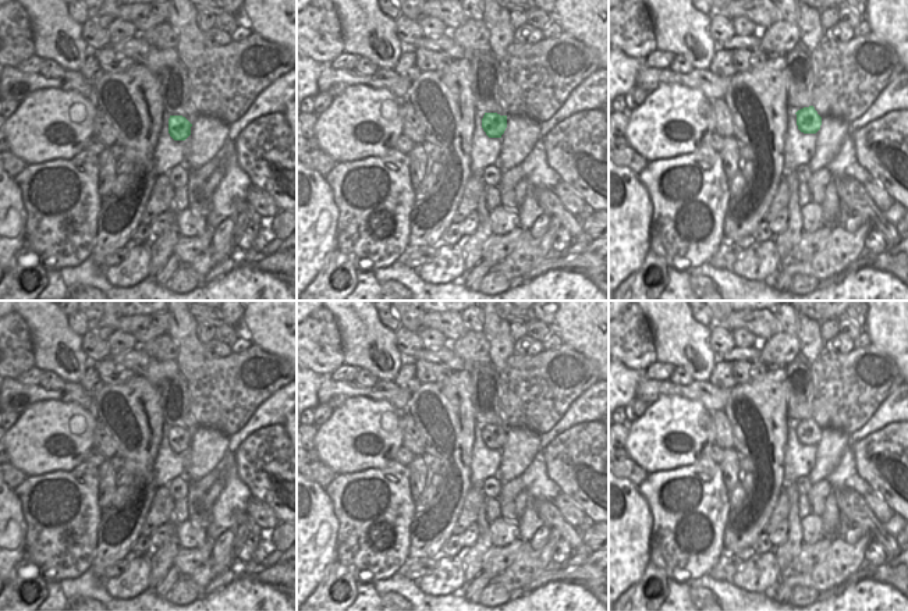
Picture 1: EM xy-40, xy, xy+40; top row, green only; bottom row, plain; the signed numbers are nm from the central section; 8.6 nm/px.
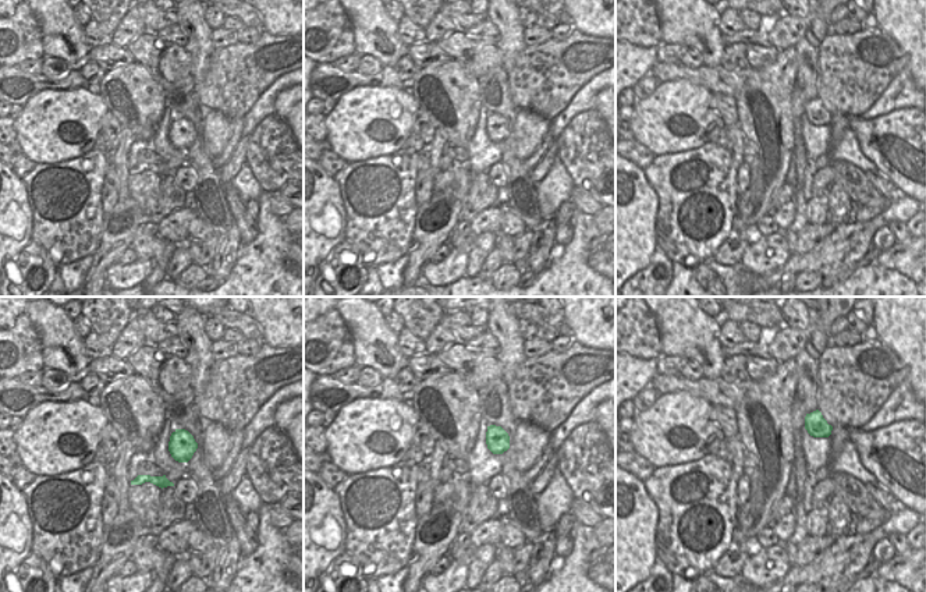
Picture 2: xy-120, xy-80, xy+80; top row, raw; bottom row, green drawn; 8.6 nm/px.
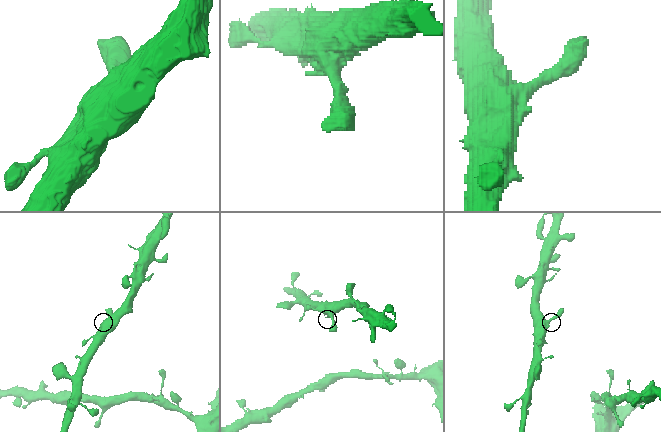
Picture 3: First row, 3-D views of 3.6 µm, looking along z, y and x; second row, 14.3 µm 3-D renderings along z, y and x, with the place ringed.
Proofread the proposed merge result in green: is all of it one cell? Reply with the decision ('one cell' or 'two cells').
one cell

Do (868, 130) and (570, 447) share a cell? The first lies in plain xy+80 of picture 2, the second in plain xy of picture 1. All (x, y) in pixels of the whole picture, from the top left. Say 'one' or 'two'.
one

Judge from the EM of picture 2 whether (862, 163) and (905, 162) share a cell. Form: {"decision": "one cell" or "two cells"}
{"decision": "two cells"}

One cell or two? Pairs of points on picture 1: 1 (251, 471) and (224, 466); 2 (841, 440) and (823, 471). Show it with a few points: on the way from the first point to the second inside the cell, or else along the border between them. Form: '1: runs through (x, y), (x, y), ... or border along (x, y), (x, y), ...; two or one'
1: border along (233, 454), (236, 472), (252, 494); two
2: runs through (834, 447), (825, 464); one

